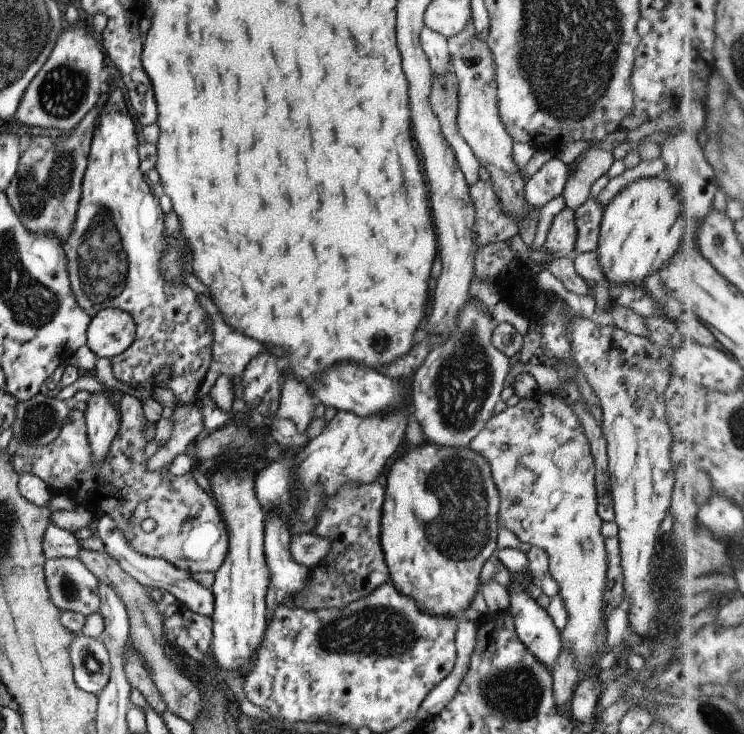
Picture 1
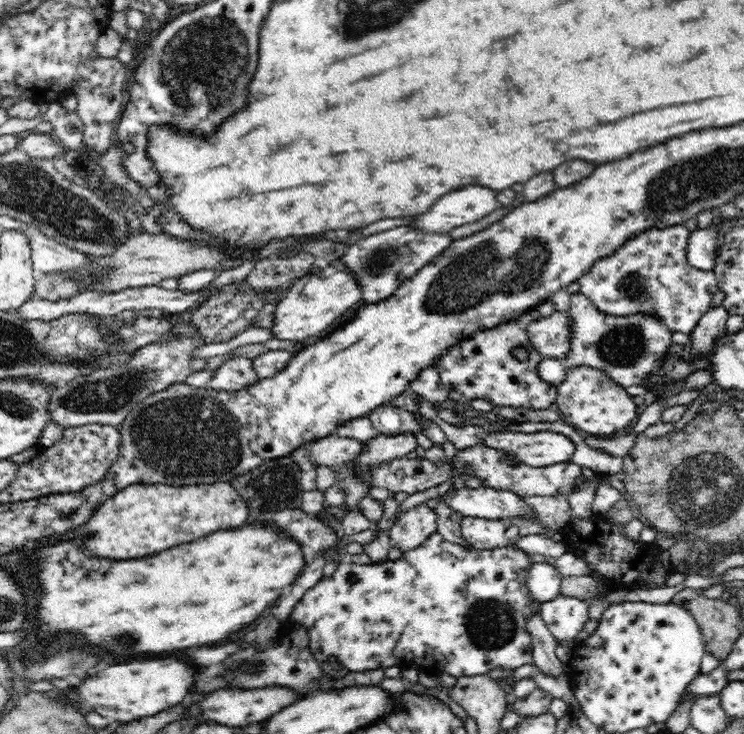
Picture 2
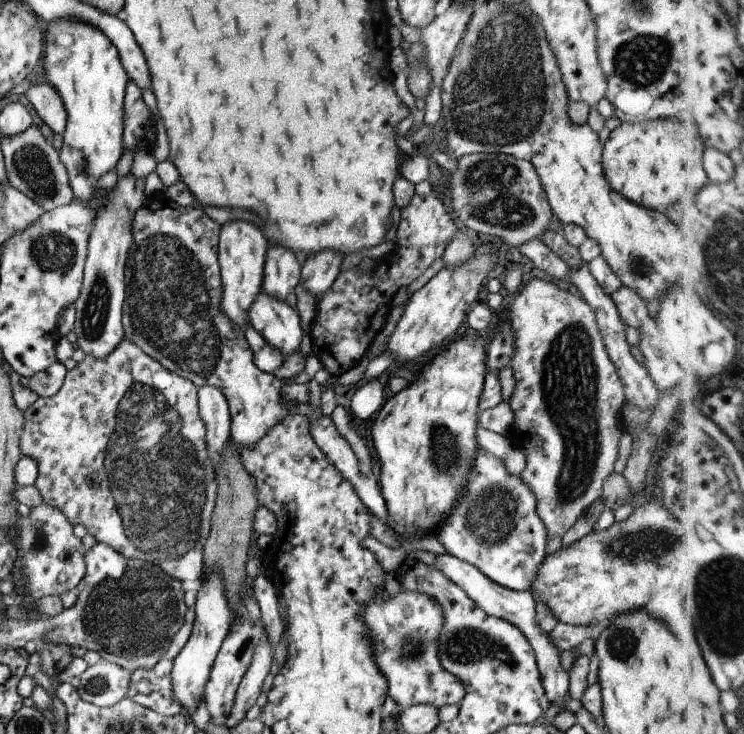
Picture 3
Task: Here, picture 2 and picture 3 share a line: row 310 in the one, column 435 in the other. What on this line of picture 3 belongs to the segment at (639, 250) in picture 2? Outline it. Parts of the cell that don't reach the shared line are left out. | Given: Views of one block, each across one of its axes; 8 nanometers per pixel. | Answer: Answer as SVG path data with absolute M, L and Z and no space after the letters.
M402 587L395 596L381 593L368 602L360 614L368 628L368 640L374 648L376 664L388 680L388 696L396 702L400 714L418 704L434 708L459 704L466 696L464 686L456 676L449 674L438 657L438 636L444 626L442 606L426 596Z

